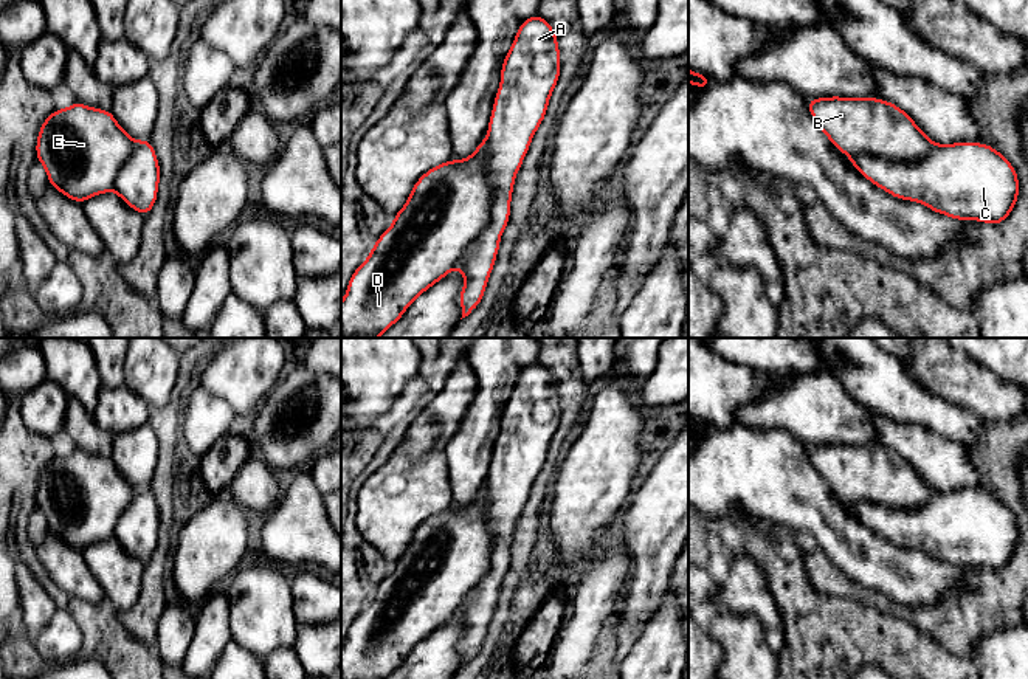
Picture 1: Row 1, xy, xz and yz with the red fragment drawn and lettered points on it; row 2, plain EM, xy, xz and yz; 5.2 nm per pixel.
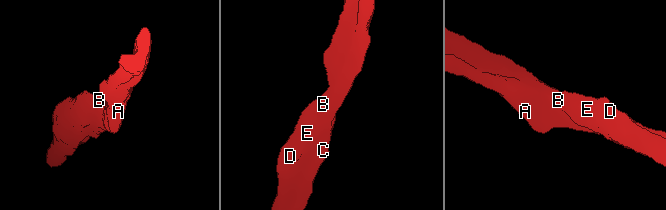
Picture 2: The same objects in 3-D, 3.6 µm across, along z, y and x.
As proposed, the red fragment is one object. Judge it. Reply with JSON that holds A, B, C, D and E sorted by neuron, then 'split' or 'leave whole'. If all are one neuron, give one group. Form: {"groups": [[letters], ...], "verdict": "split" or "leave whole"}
{"groups": [["A", "C"], ["B", "D", "E"]], "verdict": "split"}

